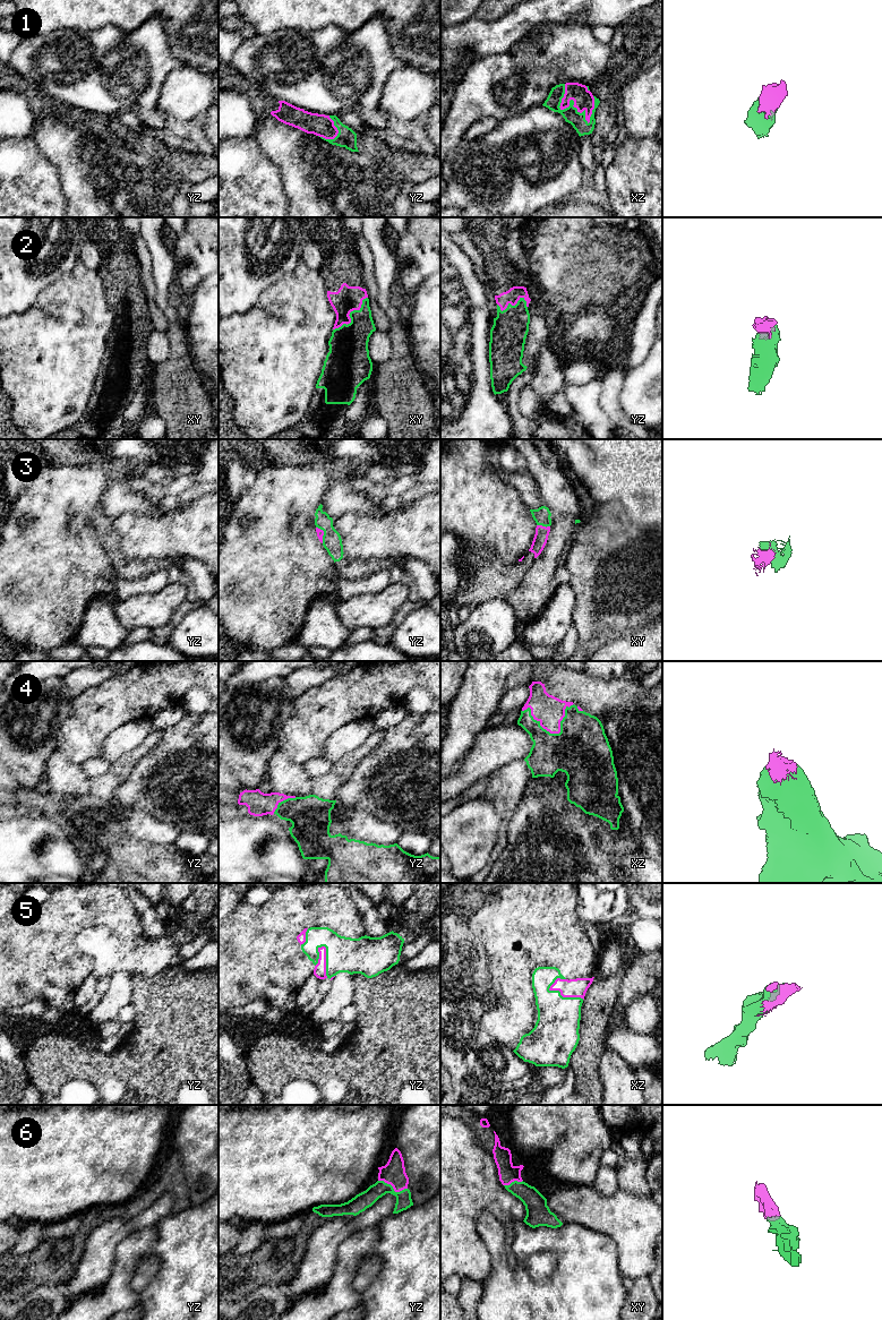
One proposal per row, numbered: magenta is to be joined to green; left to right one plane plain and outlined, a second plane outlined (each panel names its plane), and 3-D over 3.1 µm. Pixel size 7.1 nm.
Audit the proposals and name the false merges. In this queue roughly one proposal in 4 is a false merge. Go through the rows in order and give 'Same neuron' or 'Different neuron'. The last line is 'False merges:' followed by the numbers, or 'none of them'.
1: Same neuron
2: Same neuron
3: Same neuron
4: Same neuron
5: Same neuron
6: Same neuron
False merges: none of them

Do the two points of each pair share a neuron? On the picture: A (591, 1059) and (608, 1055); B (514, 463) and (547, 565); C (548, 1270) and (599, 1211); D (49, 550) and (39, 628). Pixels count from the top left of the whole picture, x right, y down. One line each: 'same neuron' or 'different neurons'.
A: different neurons
B: different neurons
C: different neurons
D: same neuron

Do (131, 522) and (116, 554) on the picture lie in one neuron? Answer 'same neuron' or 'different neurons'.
different neurons

